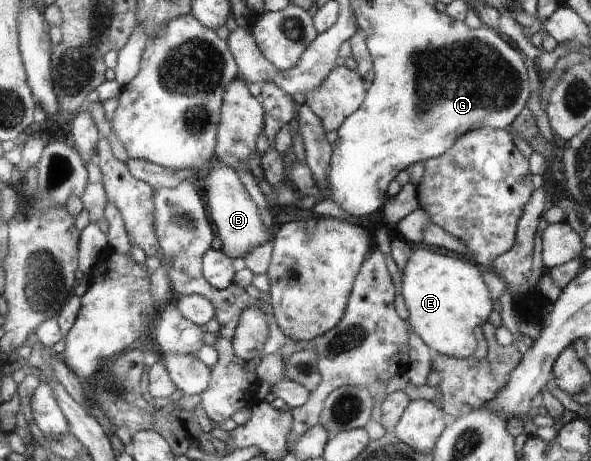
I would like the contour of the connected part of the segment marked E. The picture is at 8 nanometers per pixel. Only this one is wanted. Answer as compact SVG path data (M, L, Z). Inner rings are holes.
M418 248L412 251L411 259L401 272L402 296L410 315L406 318L412 330L431 348L433 353L467 359L476 348L474 328L486 324L492 308L488 290L482 282L480 270L471 261L461 260L448 254L438 254L432 250Z

